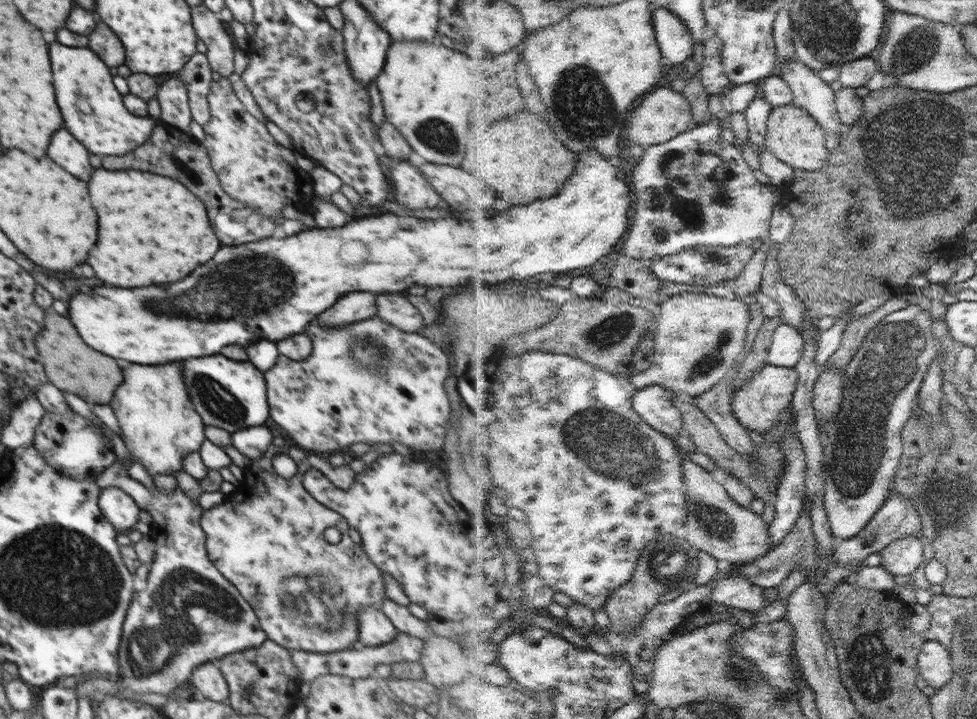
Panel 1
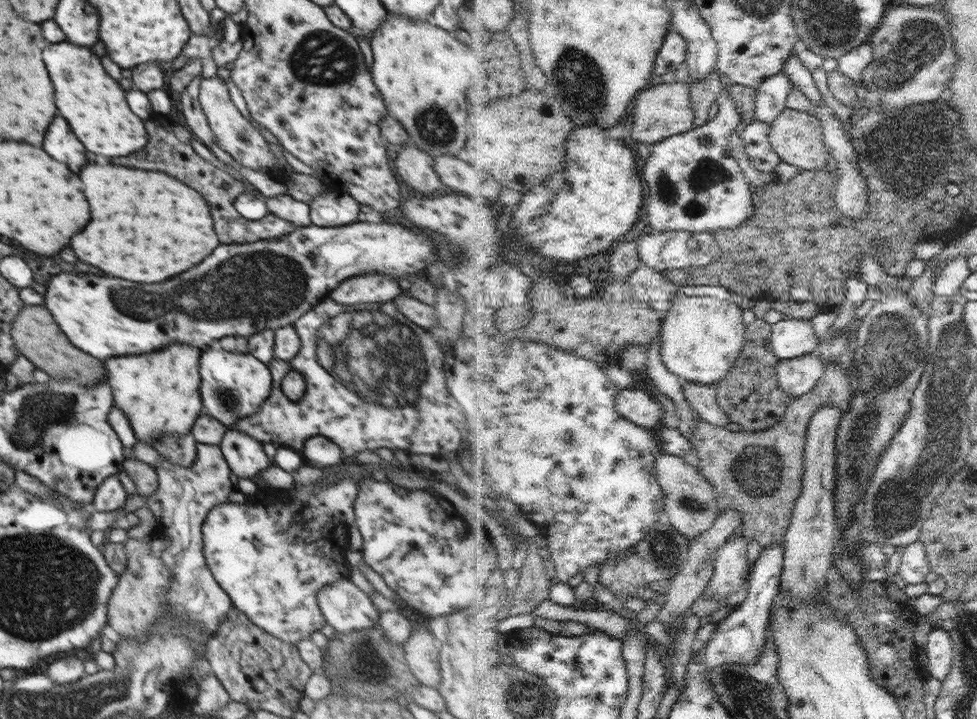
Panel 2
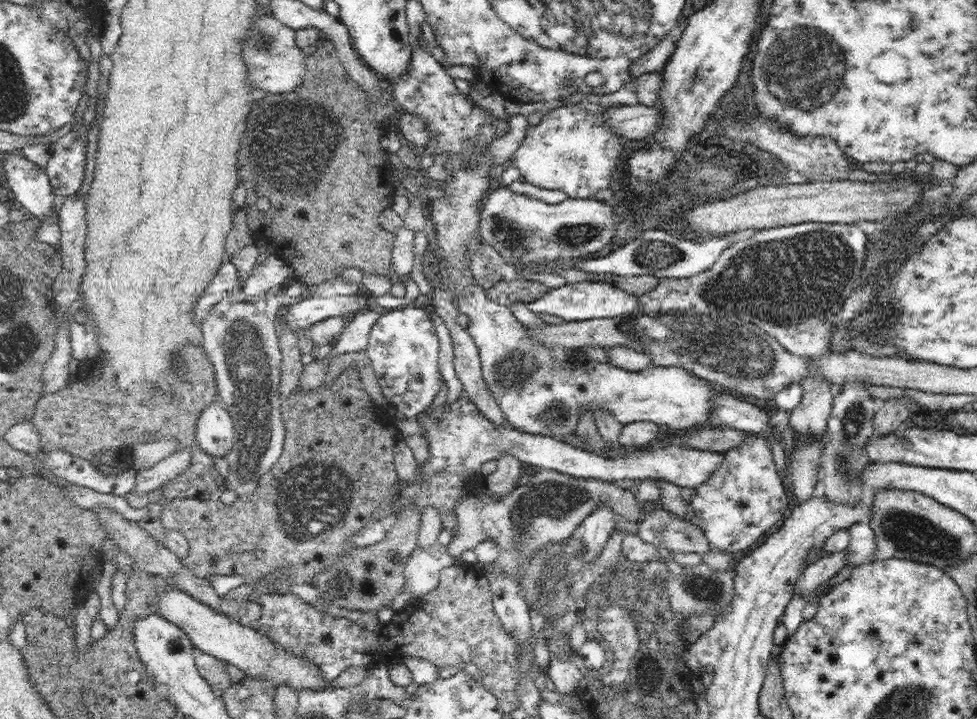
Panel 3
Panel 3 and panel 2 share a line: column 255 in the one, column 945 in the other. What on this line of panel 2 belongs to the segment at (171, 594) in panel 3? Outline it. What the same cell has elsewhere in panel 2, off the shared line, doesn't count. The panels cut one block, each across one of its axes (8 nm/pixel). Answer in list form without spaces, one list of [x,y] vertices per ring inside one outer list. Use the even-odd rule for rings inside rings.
[[[941,626],[932,628],[924,649],[928,657],[926,674],[943,681],[950,672],[954,654],[950,634]]]

